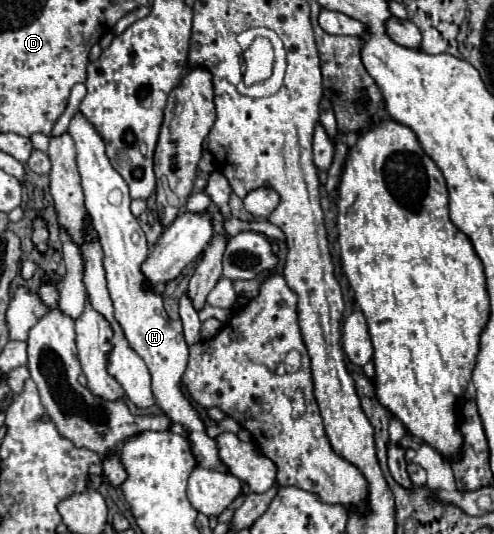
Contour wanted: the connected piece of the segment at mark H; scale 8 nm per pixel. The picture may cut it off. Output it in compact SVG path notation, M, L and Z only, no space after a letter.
M78 111L70 125L68 133L72 135L76 143L76 161L78 171L82 177L82 189L84 189L84 203L86 209L94 221L94 229L98 231L100 243L104 247L104 267L106 267L106 279L108 279L108 291L116 309L116 319L130 343L130 347L144 359L144 363L150 369L152 375L152 391L156 397L158 407L164 411L164 415L180 423L186 429L192 453L200 467L228 473L230 469L222 463L218 457L218 443L214 437L206 433L206 425L200 419L198 411L192 407L188 397L184 395L180 381L186 369L188 361L188 347L182 339L182 323L172 321L162 305L162 295L148 287L148 279L142 273L142 263L148 257L148 243L144 237L142 227L130 213L130 195L128 185L122 179L122 175L110 165L106 153L104 153L104 139L96 131L96 127Z

